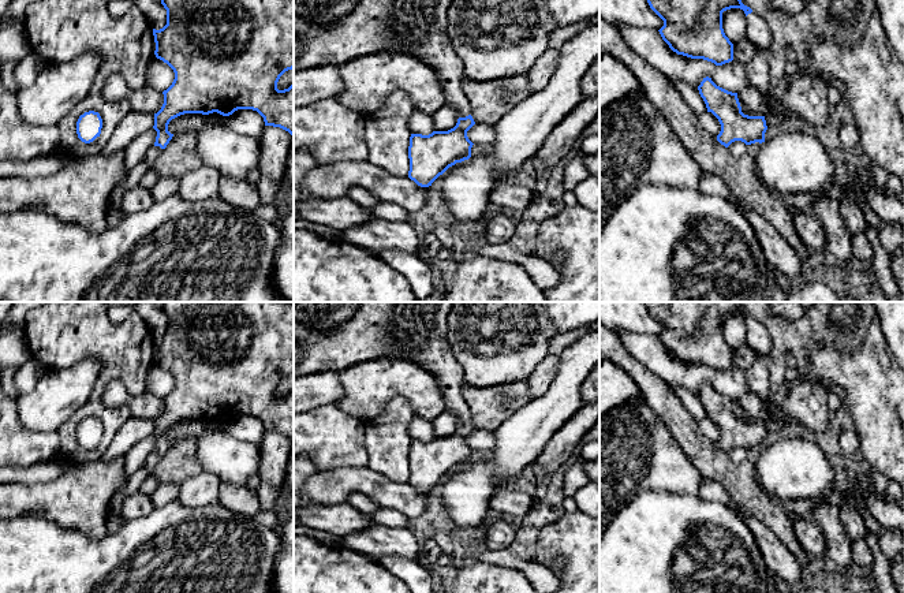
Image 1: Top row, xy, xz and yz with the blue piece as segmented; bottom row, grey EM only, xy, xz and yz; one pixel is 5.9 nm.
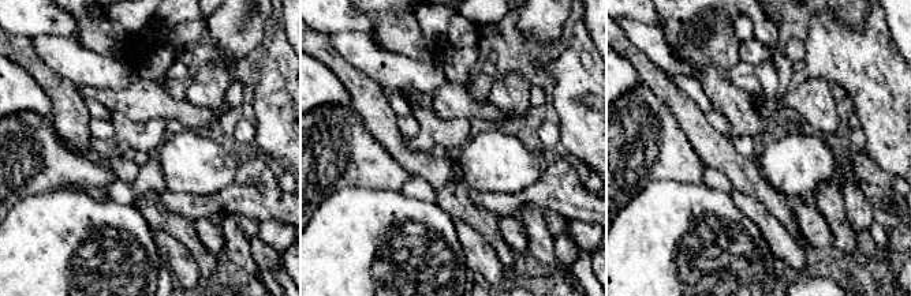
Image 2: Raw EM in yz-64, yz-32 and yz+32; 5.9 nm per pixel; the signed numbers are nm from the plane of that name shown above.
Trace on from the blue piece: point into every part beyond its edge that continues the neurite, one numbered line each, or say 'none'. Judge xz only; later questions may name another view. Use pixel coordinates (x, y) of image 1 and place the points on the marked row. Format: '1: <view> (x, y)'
1: xz (419, 28)

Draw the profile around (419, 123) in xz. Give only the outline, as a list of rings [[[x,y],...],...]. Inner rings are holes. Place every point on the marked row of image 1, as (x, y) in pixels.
[[[414,111],[414,113],[408,120],[408,128],[411,134],[422,134],[422,135],[432,134],[434,128],[433,115]]]

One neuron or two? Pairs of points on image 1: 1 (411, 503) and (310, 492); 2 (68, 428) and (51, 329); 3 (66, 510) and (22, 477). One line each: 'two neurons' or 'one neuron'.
1: one neuron
2: one neuron
3: two neurons

